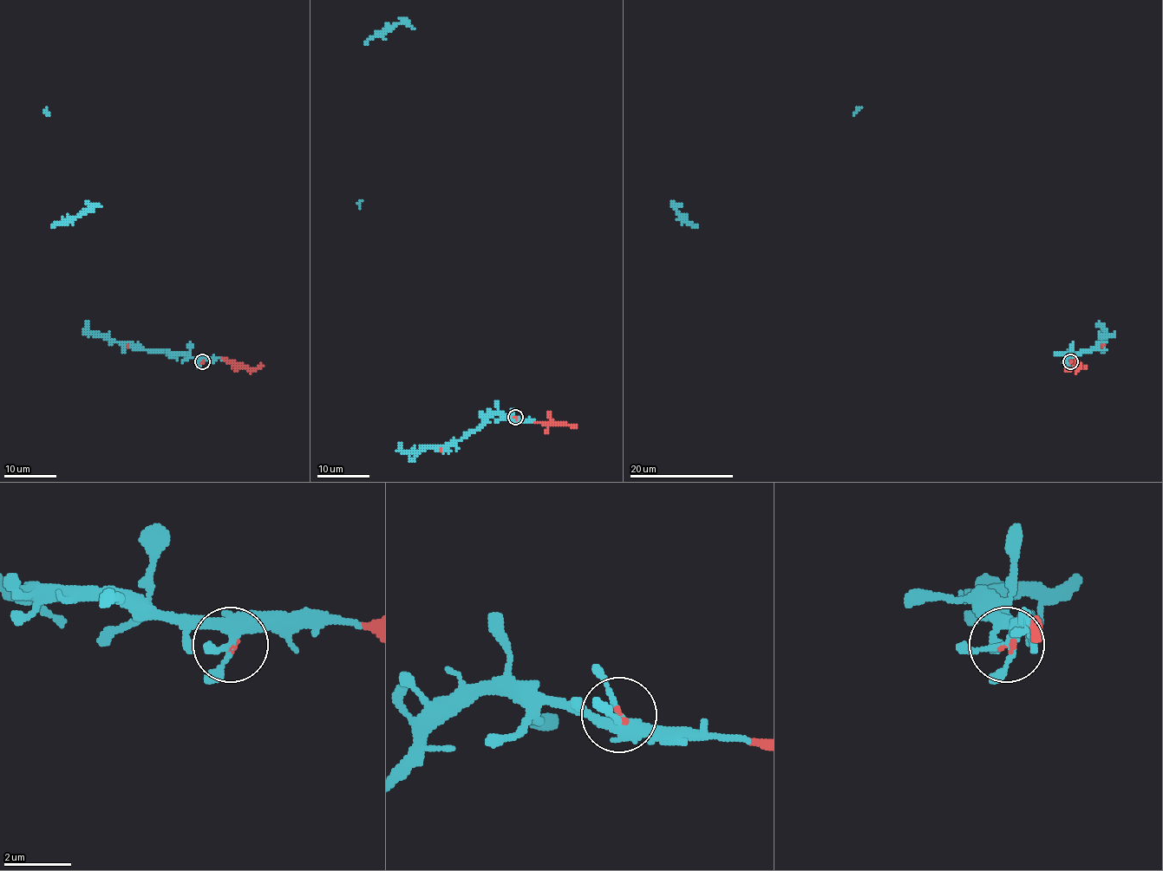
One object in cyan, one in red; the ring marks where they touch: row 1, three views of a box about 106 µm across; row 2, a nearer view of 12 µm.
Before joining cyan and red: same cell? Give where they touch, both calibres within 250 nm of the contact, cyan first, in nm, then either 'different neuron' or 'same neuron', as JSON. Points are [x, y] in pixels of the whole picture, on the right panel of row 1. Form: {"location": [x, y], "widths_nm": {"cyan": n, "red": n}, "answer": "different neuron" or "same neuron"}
{"location": [1070, 361], "widths_nm": {"cyan": 320, "red": 90}, "answer": "same neuron"}

